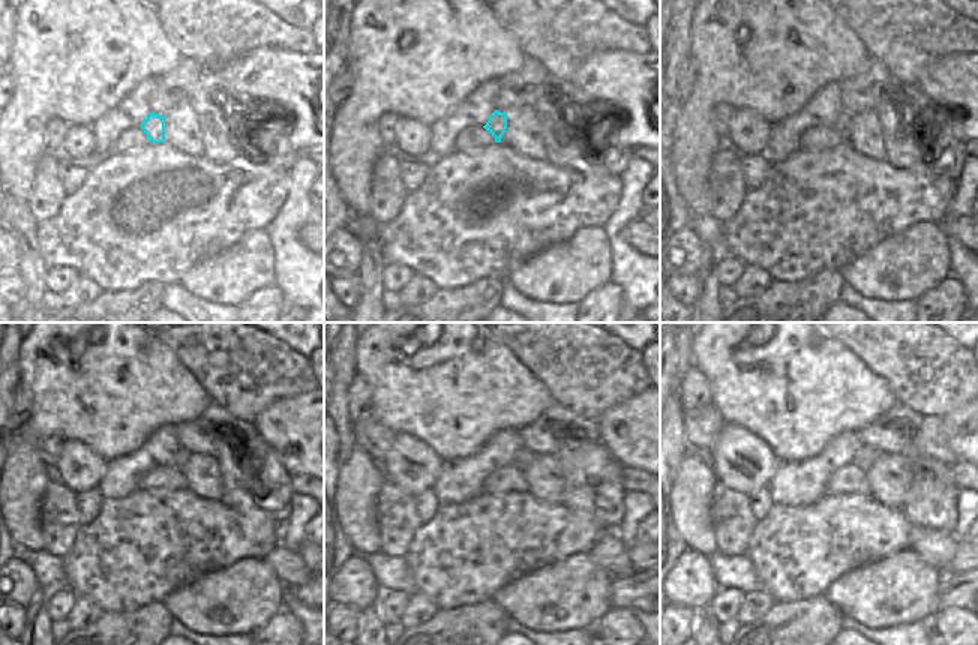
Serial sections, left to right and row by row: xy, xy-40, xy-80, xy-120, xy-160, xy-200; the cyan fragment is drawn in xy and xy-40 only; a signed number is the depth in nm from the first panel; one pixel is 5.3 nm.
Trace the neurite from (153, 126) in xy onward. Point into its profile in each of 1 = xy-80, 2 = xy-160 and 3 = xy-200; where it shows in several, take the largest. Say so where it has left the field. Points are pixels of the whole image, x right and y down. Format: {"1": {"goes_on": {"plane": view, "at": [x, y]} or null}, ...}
{"1": {"goes_on": {"plane": "xy-80", "at": [842, 125]}}, "2": {"goes_on": {"plane": "xy-160", "at": [524, 458]}}, "3": {"goes_on": {"plane": "xy-200", "at": [864, 458]}}}

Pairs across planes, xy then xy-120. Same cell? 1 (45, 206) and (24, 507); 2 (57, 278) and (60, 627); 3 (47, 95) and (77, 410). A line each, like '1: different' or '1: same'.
1: different
2: different
3: same

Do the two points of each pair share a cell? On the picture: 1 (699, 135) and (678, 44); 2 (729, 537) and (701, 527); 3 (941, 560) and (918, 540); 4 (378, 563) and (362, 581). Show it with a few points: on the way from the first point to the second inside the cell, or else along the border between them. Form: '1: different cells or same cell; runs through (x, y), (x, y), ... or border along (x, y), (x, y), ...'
1: different cells; border along (692, 20), (689, 54)
2: different cells; border along (713, 495), (711, 518), (717, 552)
3: same cell; runs through (935, 554), (924, 543)
4: different cells; border along (365, 557), (381, 591)

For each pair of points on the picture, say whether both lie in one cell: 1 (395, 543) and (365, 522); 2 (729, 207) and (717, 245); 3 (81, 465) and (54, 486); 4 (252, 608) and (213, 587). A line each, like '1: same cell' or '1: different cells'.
1: different cells
2: different cells
3: different cells
4: same cell

